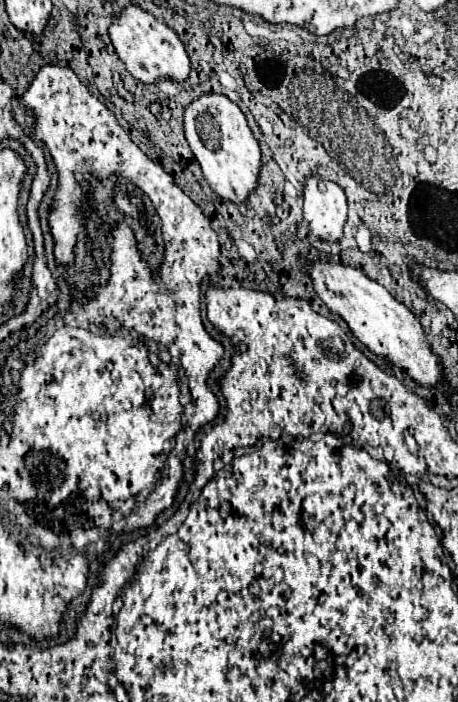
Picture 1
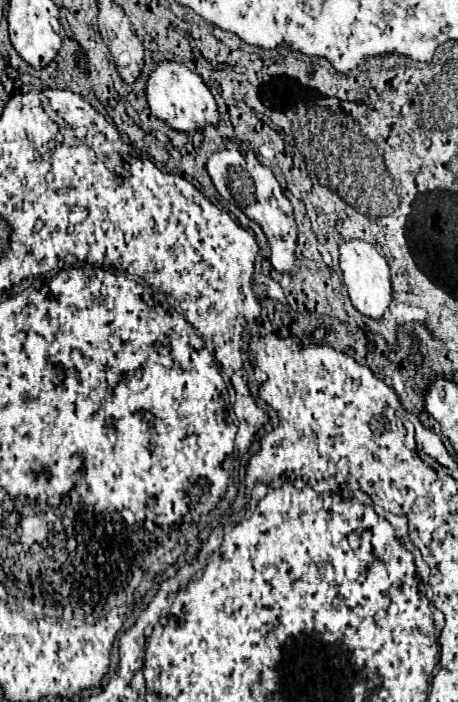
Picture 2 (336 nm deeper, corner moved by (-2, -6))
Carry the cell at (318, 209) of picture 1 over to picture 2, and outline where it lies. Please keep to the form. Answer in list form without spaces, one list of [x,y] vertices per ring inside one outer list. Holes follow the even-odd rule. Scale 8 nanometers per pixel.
[[[342,241],[340,243],[340,269],[342,269],[342,281],[348,289],[352,305],[374,319],[380,319],[386,311],[386,307],[392,301],[390,291],[390,269],[386,259],[376,251],[374,245],[364,241]]]

